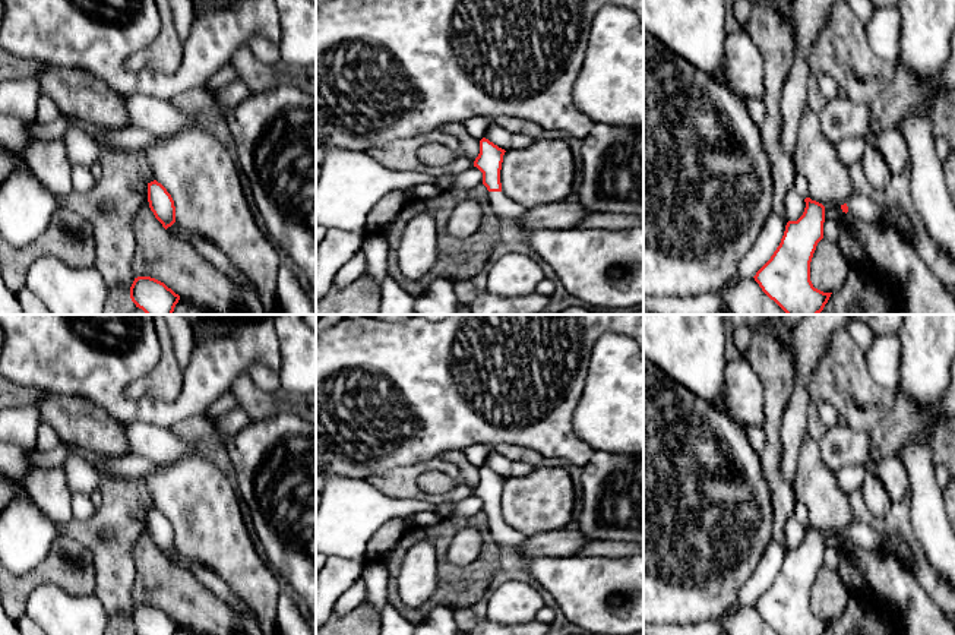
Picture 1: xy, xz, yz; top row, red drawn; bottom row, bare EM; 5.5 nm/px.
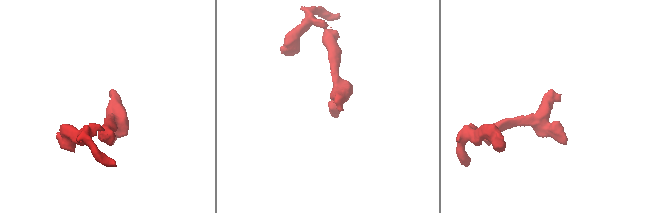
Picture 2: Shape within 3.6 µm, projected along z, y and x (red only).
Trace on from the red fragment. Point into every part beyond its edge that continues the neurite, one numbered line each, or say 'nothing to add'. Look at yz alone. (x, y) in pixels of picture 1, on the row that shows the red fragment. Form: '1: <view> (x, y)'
1: yz (860, 207)

